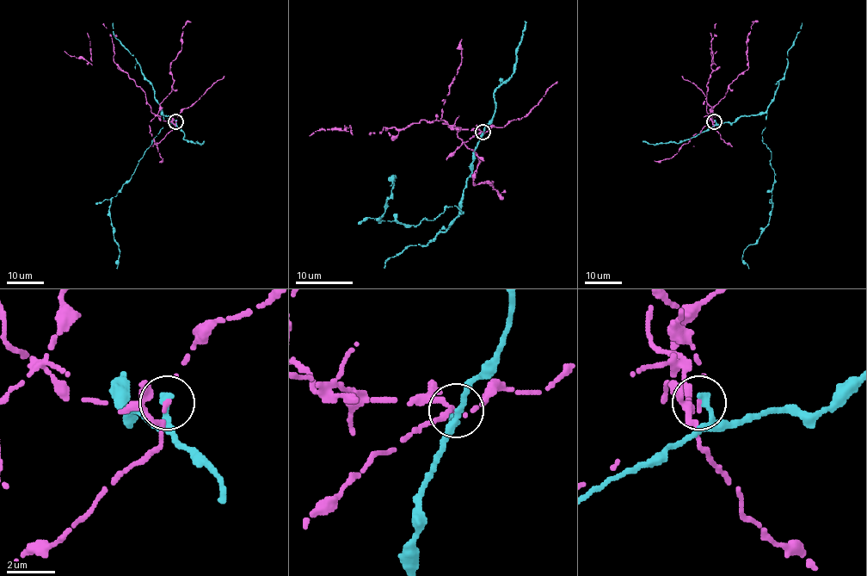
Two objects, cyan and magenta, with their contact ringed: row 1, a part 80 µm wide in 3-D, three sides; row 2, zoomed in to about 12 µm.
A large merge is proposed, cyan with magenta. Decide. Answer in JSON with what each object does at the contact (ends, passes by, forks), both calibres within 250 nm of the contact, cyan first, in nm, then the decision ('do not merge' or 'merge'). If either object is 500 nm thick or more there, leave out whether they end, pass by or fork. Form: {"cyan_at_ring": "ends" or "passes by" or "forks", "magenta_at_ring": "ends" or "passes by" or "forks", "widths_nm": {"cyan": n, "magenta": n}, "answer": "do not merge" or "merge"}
{"cyan_at_ring": "passes by", "magenta_at_ring": "passes by", "widths_nm": {"cyan": 240, "magenta": 130}, "answer": "do not merge"}

